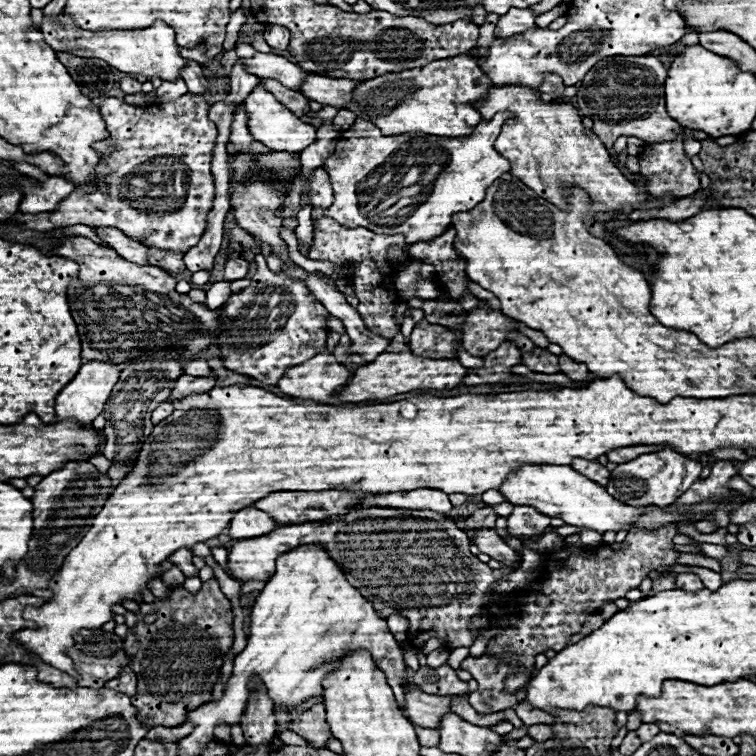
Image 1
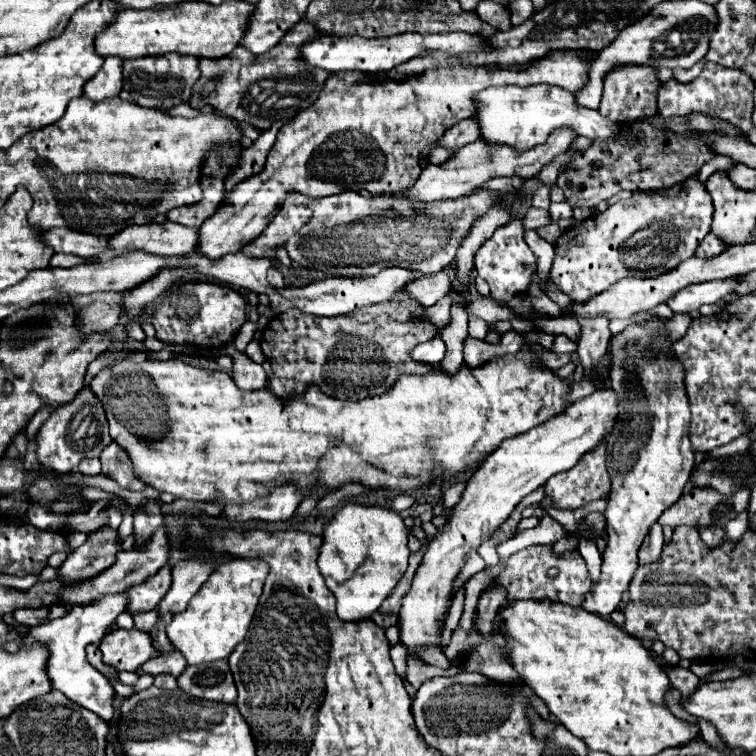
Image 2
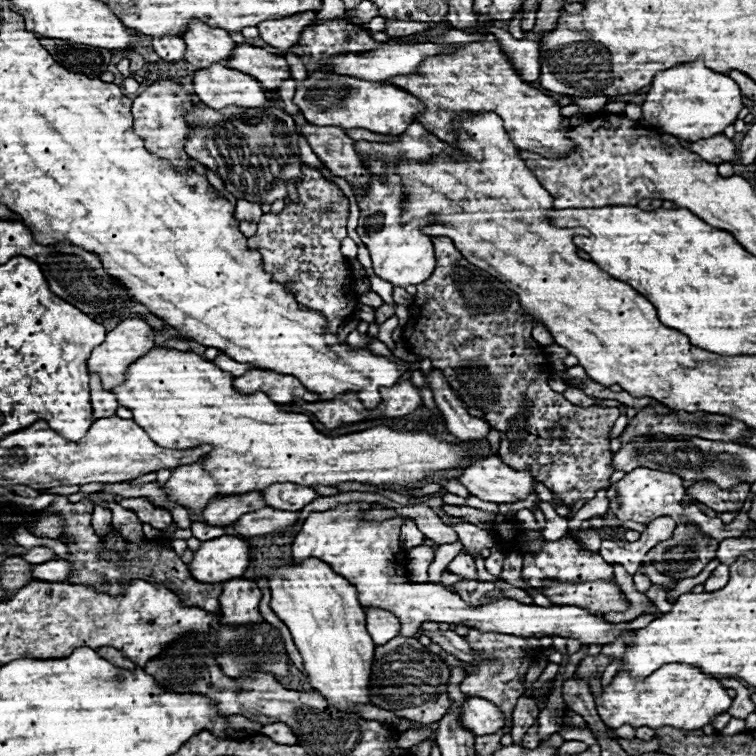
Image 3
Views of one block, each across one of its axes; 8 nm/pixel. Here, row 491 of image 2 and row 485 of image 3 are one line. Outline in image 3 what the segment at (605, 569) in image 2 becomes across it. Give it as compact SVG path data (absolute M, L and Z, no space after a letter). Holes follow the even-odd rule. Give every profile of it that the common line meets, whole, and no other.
M636 468L632 472L628 472L622 480L614 482L606 492L608 492L608 500L610 500L610 512L612 516L620 518L620 520L634 520L634 522L642 522L648 524L654 518L660 516L670 516L676 522L692 522L696 524L706 536L714 538L714 540L724 540L724 538L740 538L744 530L754 528L754 524L748 520L748 516L742 512L740 518L736 518L732 524L724 526L720 518L710 518L700 510L694 508L684 508L680 502L686 496L686 490L682 486L682 478L676 474L668 474L668 472L658 472L658 470L650 470L650 468Z

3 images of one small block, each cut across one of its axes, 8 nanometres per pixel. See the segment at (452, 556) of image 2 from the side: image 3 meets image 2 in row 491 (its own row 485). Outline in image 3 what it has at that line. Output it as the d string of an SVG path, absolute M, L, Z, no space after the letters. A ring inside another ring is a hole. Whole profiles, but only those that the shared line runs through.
M498 456L476 460L458 478L472 496L494 504L510 504L536 494L530 470L514 470Z

